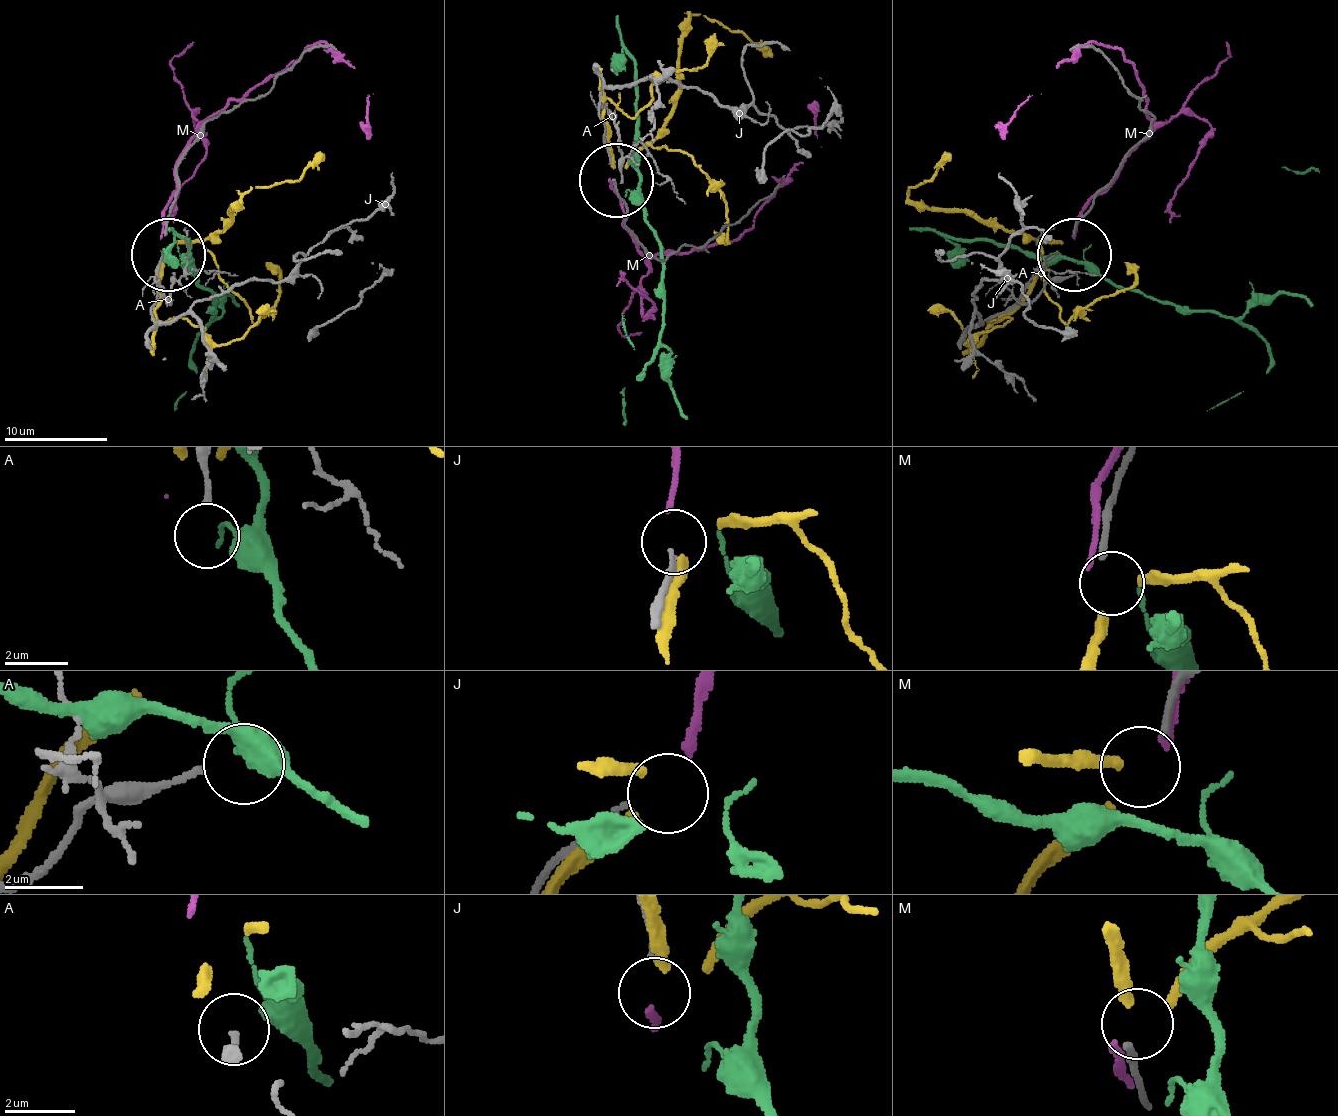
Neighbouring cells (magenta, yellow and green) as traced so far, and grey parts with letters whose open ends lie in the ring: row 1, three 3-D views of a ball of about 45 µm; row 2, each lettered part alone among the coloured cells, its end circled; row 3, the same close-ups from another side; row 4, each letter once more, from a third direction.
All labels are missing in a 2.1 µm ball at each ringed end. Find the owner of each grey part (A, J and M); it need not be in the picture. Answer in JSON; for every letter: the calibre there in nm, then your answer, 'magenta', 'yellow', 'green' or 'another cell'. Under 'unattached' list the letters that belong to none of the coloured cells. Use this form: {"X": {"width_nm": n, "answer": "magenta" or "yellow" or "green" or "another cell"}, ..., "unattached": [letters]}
{"A": {"width_nm": 170, "answer": "another cell"}, "J": {"width_nm": 150, "answer": "magenta"}, "M": {"width_nm": 180, "answer": "yellow"}, "unattached": ["A"]}

